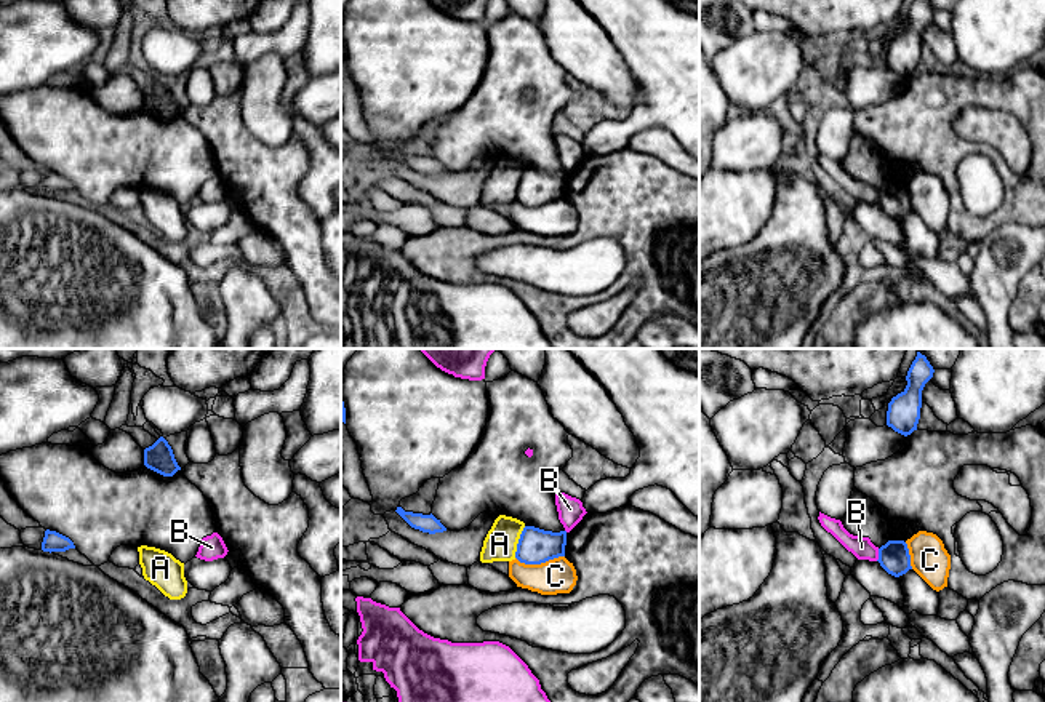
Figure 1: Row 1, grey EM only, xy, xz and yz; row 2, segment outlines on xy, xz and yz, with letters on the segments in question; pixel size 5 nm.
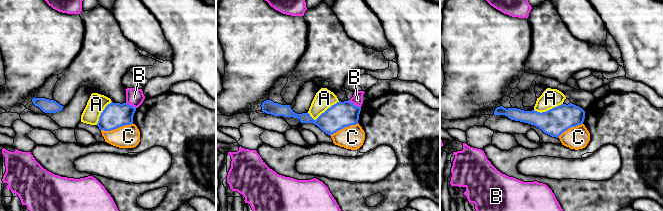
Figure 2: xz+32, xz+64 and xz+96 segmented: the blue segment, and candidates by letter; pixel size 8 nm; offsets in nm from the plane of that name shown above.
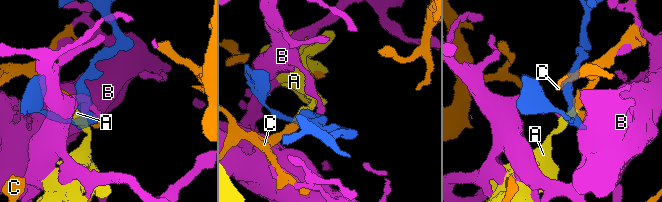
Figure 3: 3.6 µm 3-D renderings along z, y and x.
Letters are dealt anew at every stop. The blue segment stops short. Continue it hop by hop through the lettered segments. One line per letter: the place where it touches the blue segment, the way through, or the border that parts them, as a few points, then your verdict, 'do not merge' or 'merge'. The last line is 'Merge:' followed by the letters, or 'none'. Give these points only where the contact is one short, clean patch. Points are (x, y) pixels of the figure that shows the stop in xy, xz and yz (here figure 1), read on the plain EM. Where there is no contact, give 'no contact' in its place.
A: meets blue in xz at (519, 184); border along xz (525, 168), (514, 199); do not merge
B: meets blue in yz at (879, 197); border along yz (879, 191), (876, 202); do not merge
C: meets blue in xz at (540, 205); do not merge
Merge: none

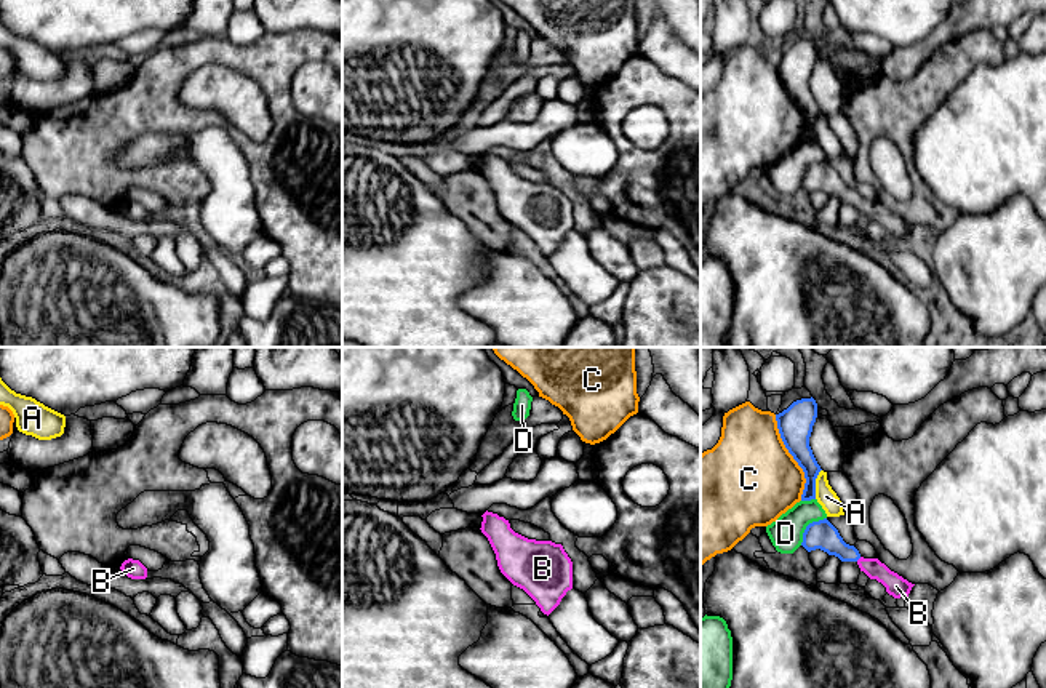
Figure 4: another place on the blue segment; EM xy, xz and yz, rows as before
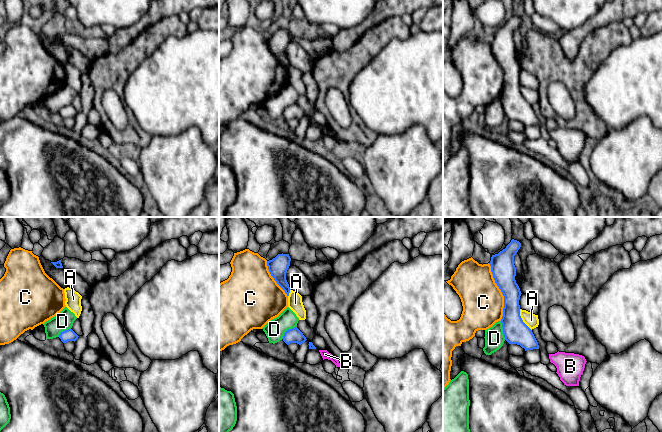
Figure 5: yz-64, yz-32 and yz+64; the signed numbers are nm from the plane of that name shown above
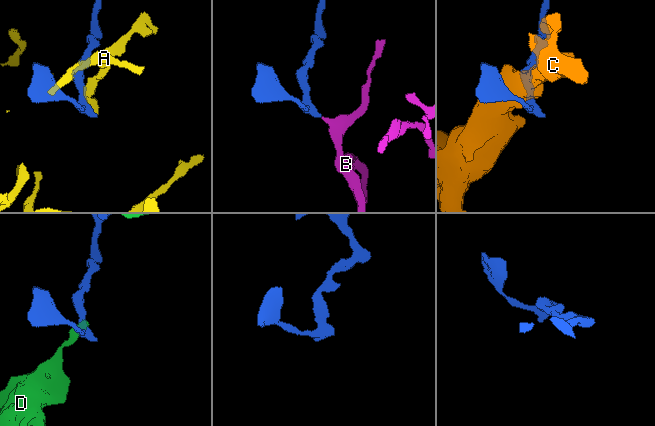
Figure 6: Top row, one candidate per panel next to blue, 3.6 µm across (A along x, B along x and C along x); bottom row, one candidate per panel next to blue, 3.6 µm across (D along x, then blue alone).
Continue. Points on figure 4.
A: meets blue in yz at (814, 125); do not merge
B: meets blue in yz at (858, 200); runs through yz (822, 176), (858, 200), (878, 212), (896, 228); merge
C: meets blue in yz at (794, 100); do not merge
D: meets blue in yz at (806, 168); border along yz (826, 159), (806, 168), (800, 186); do not merge
Merge: B

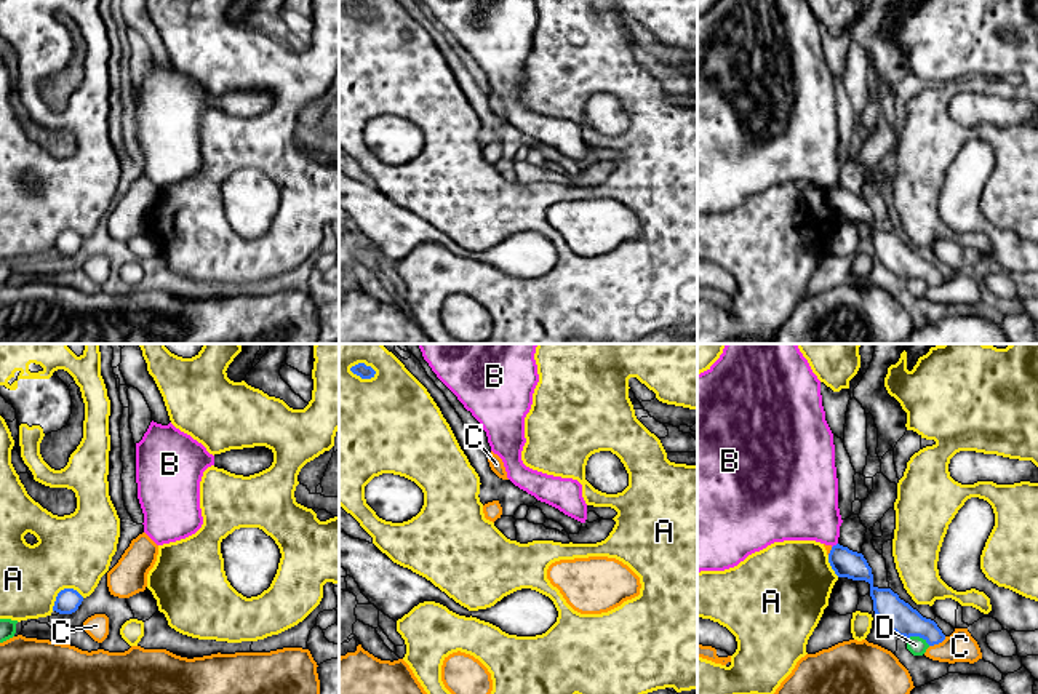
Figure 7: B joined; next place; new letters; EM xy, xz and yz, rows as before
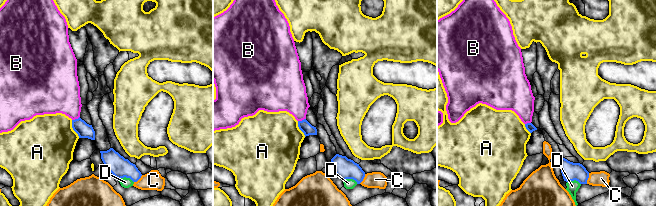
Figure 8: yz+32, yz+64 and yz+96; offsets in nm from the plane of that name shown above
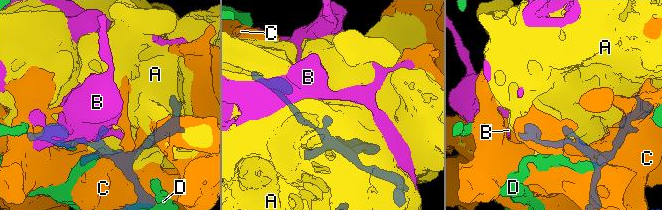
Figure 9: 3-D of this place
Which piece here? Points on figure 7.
A: meets blue in xy at (64, 231); do not merge
B: meets blue in yz at (834, 187); border along yz (837, 184), (832, 189); do not merge
C: meets blue in yz at (938, 285); do not merge
D: meets blue in yz at (918, 277); do not merge
Merge: none

